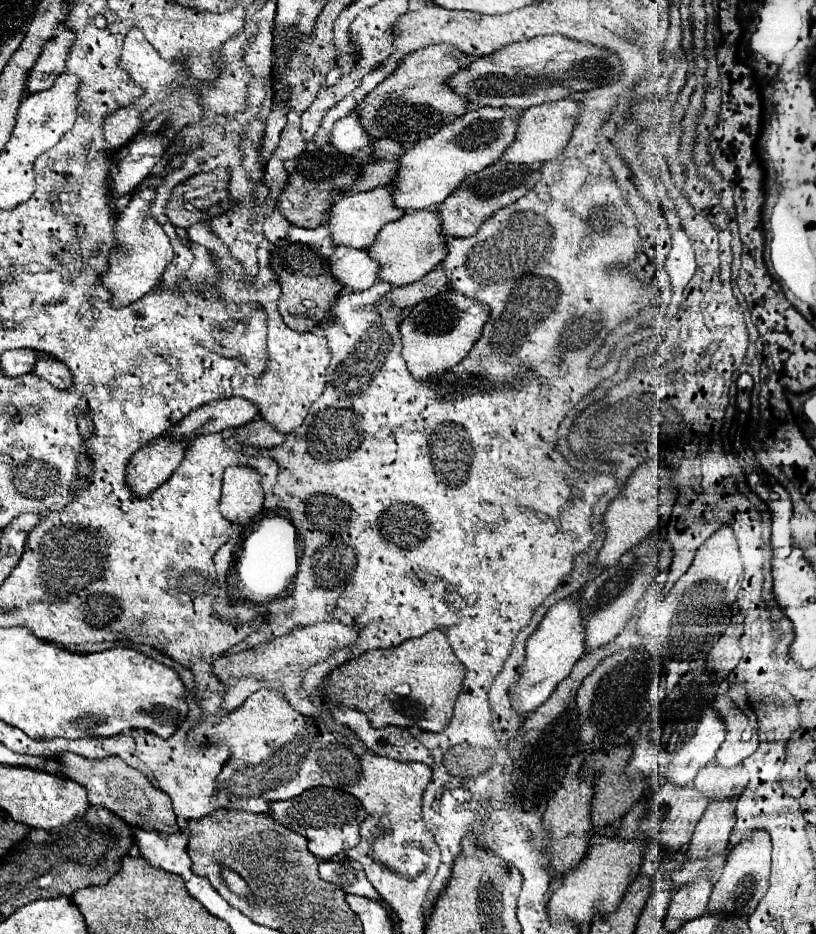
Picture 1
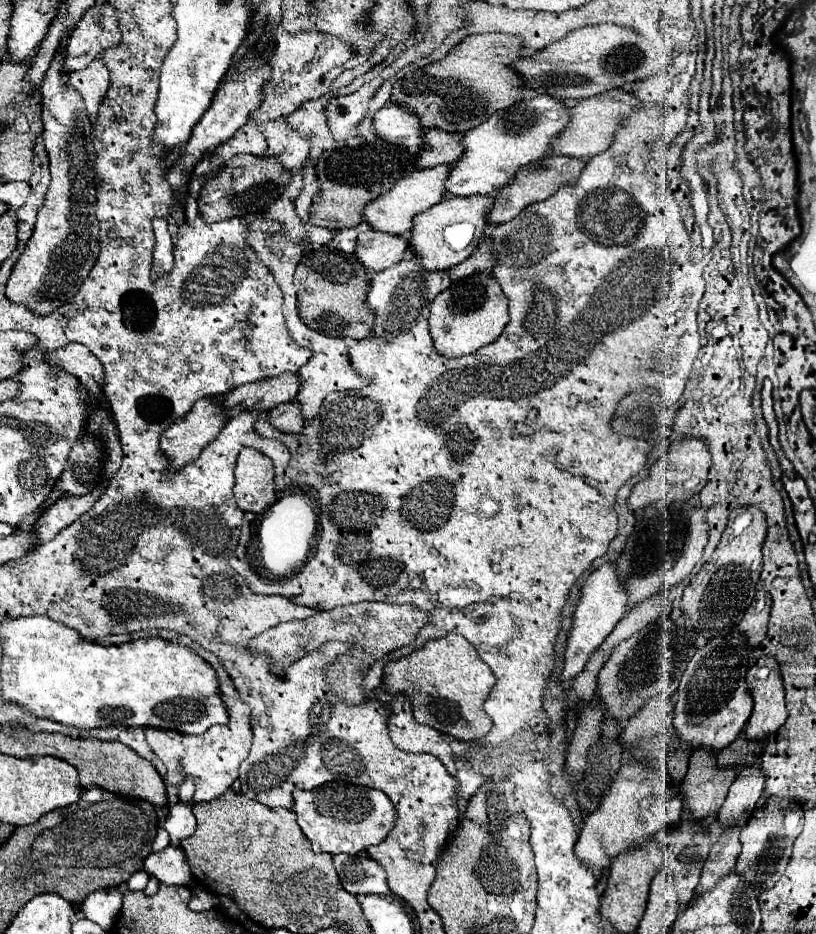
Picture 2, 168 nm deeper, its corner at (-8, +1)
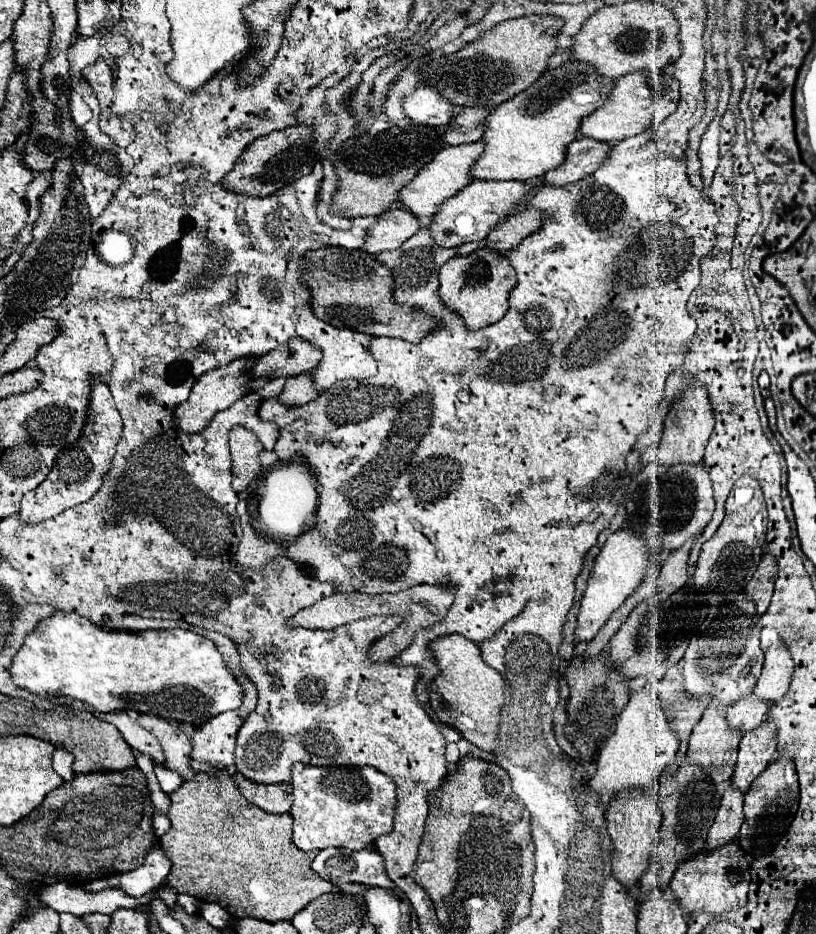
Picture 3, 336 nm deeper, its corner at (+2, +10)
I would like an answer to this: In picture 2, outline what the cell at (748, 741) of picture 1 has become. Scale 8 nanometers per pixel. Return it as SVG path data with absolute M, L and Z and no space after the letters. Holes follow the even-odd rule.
M772 655L760 657L748 671L748 685L754 697L754 711L744 731L750 739L766 741L788 719L778 661Z

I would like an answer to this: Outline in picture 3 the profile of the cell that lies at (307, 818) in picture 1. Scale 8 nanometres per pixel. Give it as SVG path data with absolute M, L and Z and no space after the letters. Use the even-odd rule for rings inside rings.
M306 764L292 766L294 804L290 814L294 818L294 844L308 850L324 850L328 846L344 846L350 850L368 848L378 836L392 830L392 816L396 808L396 786L374 768L332 766L316 768Z

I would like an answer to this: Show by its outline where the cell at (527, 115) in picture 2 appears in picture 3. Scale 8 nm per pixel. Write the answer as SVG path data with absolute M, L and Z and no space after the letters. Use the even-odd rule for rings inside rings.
M570 62L560 68L546 70L546 74L542 74L528 90L498 104L488 114L488 118L482 124L484 134L480 138L480 142L484 144L484 152L470 168L470 176L478 180L518 180L518 182L544 176L550 168L556 168L558 164L562 164L566 146L578 136L580 118L590 114L596 106L602 106L602 102L610 94L610 86L612 86L612 80L598 78L594 74L594 68L586 64Z

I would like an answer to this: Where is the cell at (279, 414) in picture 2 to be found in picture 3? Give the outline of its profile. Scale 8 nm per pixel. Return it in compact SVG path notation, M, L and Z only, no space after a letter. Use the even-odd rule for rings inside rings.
M300 374L286 380L284 390L278 394L278 402L282 402L284 406L304 406L316 396L318 392L314 390L314 386L310 386L310 376Z

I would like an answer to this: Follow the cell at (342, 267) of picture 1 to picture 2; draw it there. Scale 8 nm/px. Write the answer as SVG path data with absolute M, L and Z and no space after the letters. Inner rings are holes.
M368 229L358 237L356 257L364 263L368 271L384 271L402 261L408 247L408 239L400 235L388 235L384 231Z

